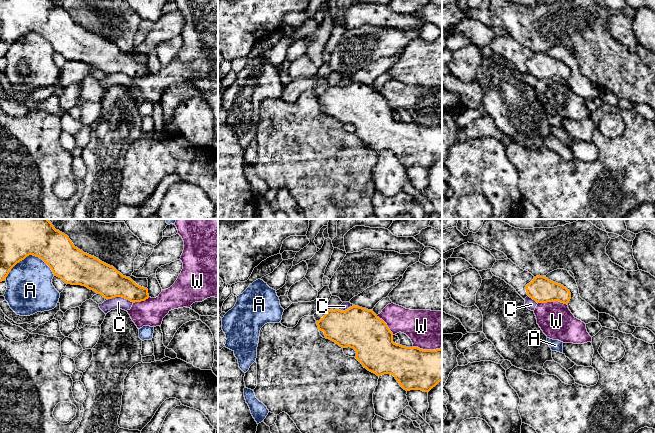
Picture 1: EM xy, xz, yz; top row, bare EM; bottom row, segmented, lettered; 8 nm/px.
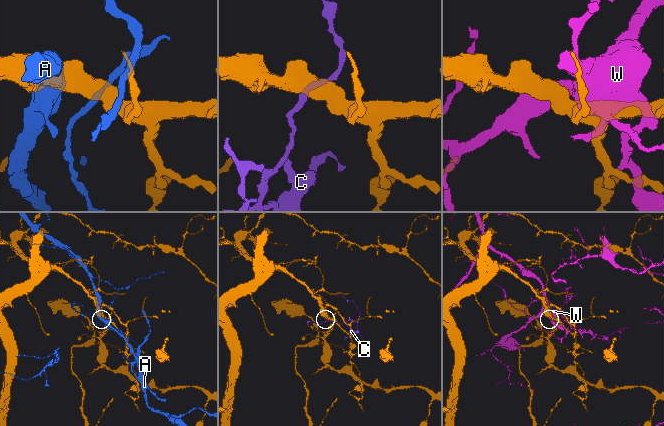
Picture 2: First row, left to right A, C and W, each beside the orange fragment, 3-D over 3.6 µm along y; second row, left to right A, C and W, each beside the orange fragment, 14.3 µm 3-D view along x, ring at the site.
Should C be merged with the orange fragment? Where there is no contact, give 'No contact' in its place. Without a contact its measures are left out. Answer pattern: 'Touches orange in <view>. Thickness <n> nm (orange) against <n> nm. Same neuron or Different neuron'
Touches orange in xy. Thickness 240 nm (orange) against 100 nm. Different neuron

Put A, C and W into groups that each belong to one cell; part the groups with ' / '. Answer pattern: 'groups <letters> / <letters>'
groups A / C / W

